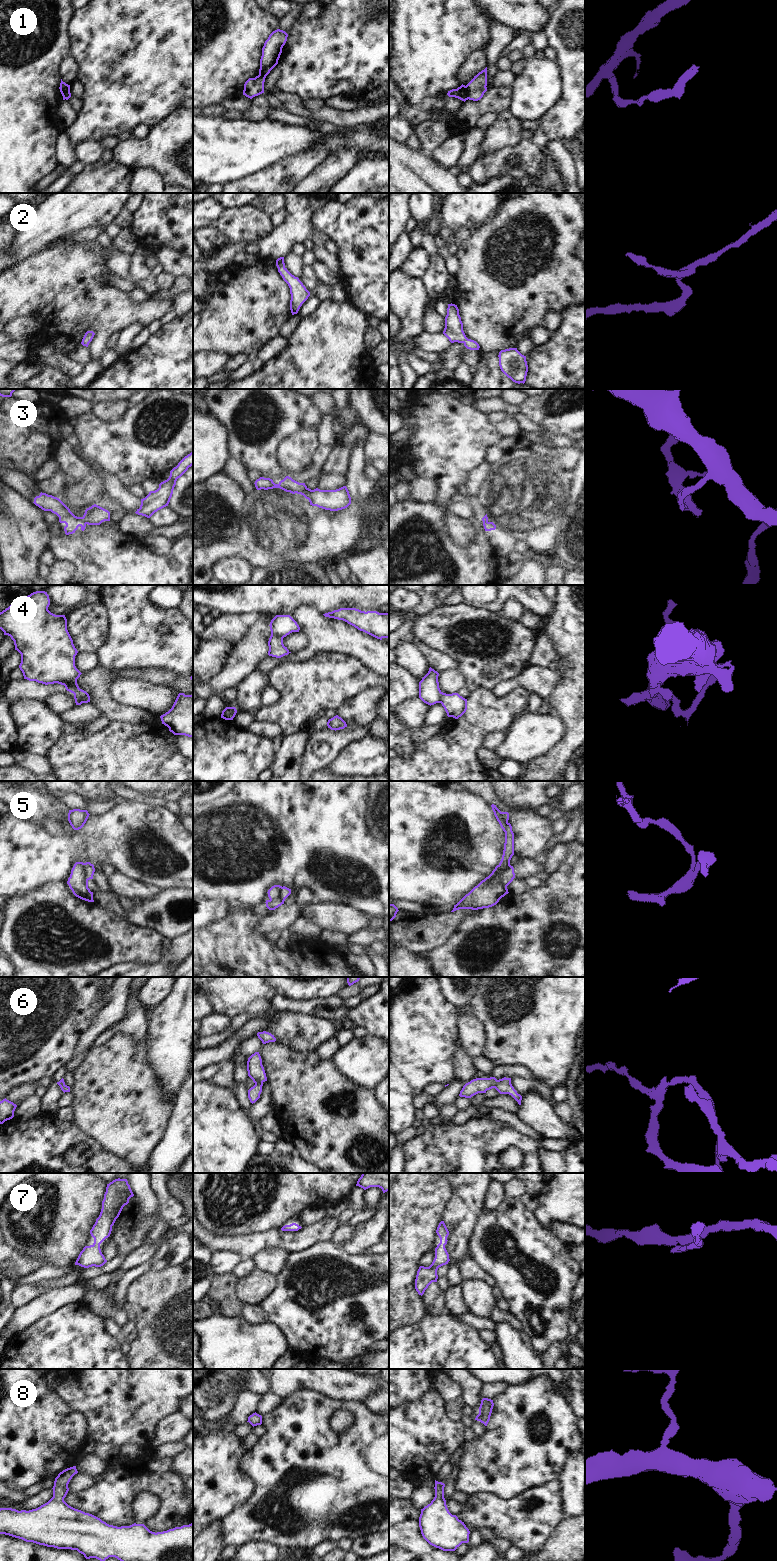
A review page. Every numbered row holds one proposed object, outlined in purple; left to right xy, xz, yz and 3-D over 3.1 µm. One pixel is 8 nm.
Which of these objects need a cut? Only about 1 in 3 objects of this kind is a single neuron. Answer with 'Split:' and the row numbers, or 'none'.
Split: 1, 3, 4, 5, 6

